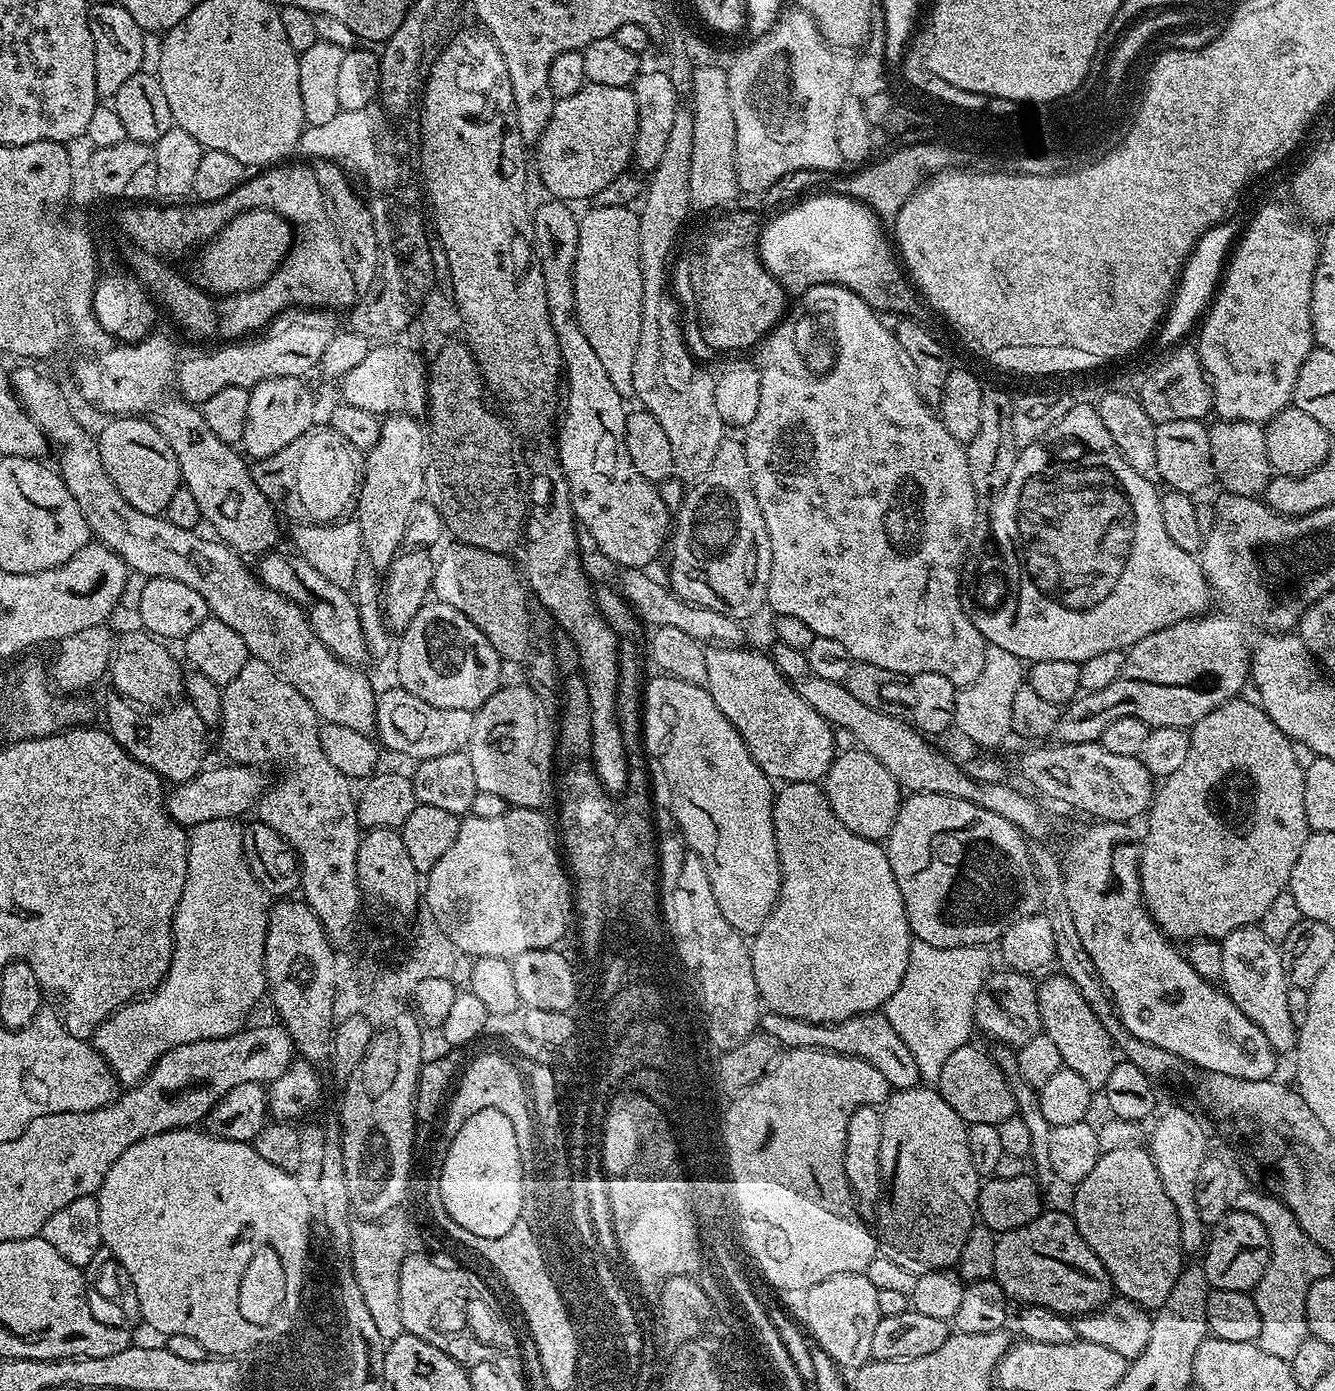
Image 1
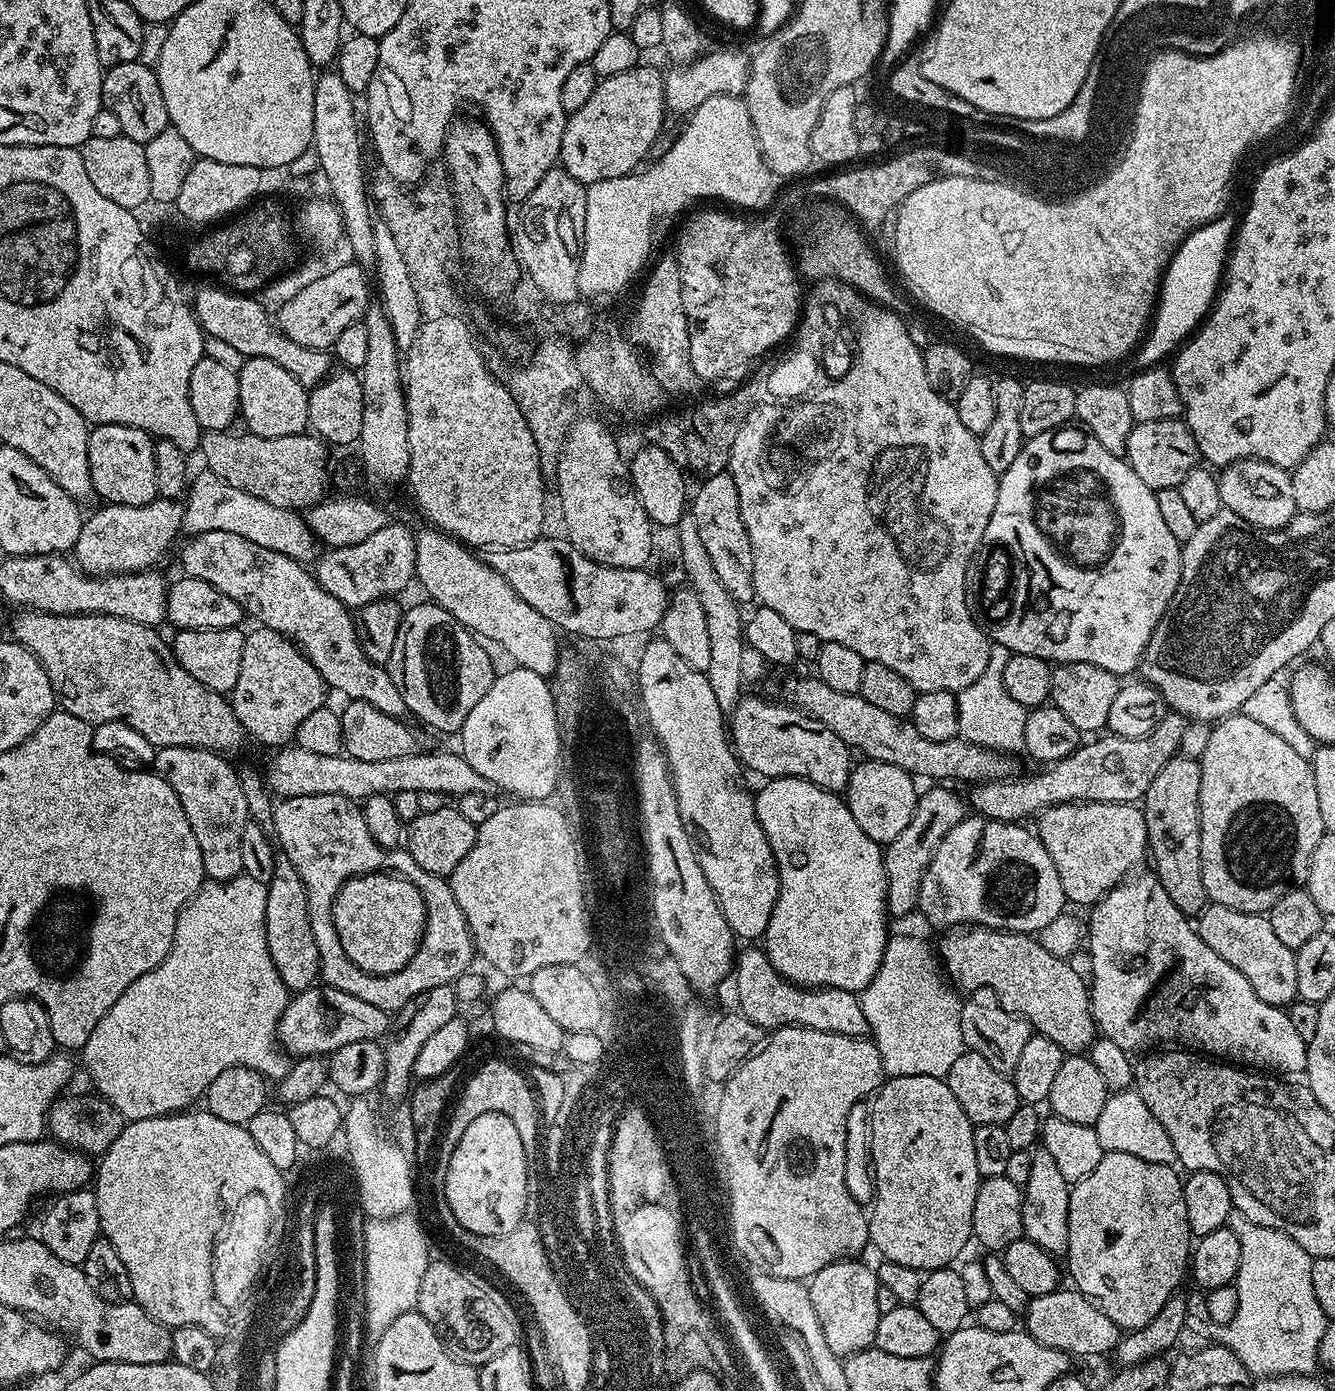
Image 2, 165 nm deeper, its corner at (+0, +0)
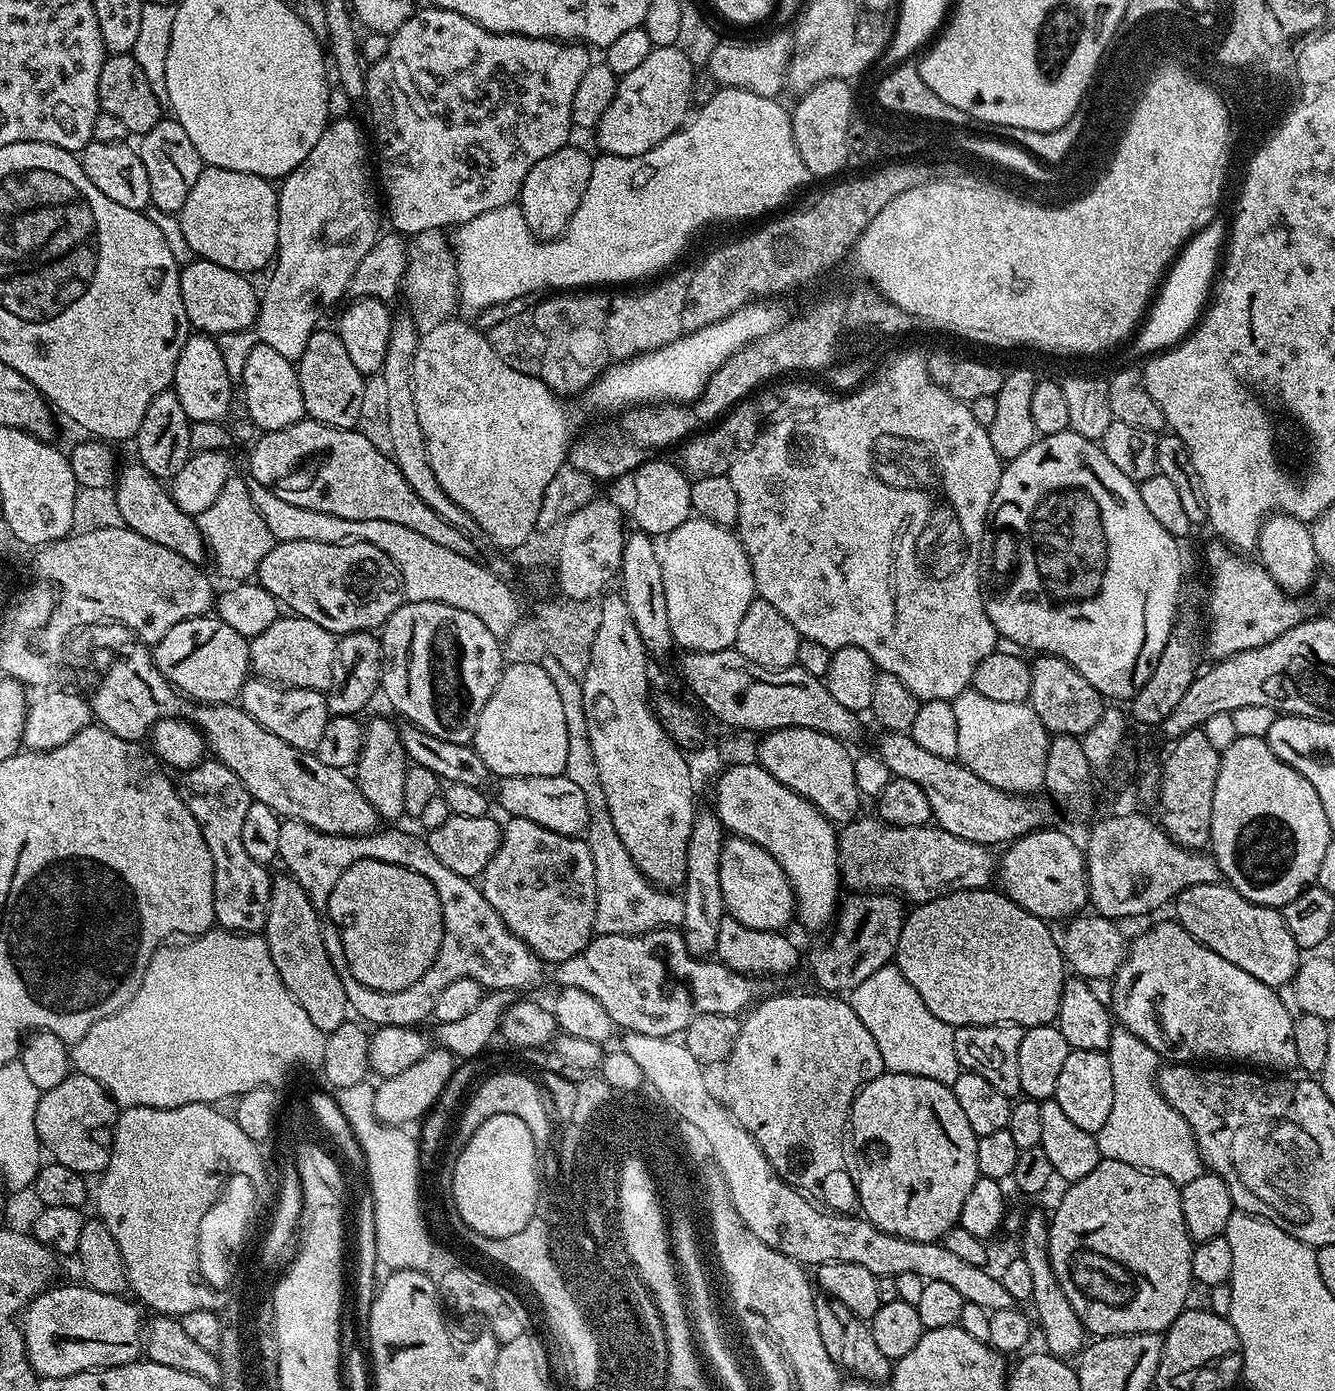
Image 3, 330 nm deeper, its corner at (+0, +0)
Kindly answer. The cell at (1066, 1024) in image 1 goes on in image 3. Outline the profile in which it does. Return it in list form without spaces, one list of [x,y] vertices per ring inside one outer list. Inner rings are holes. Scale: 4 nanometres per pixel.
[[[965,886],[959,890],[945,892],[944,895],[936,896],[924,904],[915,905],[904,917],[902,938],[898,938],[898,950],[894,957],[896,969],[902,974],[902,978],[906,978],[906,982],[910,982],[910,986],[914,986],[914,990],[918,990],[922,1002],[926,1002],[926,1010],[930,1010],[934,1018],[942,1018],[942,1022],[949,1024],[953,1030],[962,1026],[982,1026],[983,1024],[1019,1024],[1023,1029],[1052,1024],[1059,1014],[1059,1003],[1062,1002],[1066,979],[1064,953],[1060,950],[1057,937],[1055,935],[1052,937],[1052,932],[1048,929],[1051,928],[1049,921],[1022,910],[1022,906],[1015,904],[1011,898],[1004,895],[1003,891],[992,891],[991,887],[970,888]]]

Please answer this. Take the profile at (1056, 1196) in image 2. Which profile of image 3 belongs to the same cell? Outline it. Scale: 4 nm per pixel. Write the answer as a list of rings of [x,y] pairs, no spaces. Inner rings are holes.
[[[1032,1212],[1025,1218],[1024,1225],[1020,1228],[1019,1255],[1026,1262],[1026,1266],[1030,1266],[1034,1286],[1030,1307],[1036,1311],[1034,1320],[1038,1325],[1039,1335],[1040,1332],[1044,1335],[1043,1347],[1054,1356],[1076,1358],[1086,1347],[1086,1329],[1078,1314],[1074,1314],[1074,1306],[1070,1306],[1062,1286],[1058,1286],[1058,1278],[1048,1260],[1048,1222],[1049,1217],[1040,1212]]]

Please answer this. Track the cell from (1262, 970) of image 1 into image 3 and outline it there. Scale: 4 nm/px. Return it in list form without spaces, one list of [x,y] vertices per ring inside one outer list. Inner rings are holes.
[[[1226,882],[1183,888],[1174,901],[1175,908],[1175,919],[1193,938],[1214,954],[1222,954],[1226,962],[1234,962],[1238,970],[1258,978],[1258,982],[1280,990],[1296,977],[1302,949],[1294,942],[1281,909],[1250,902]]]

